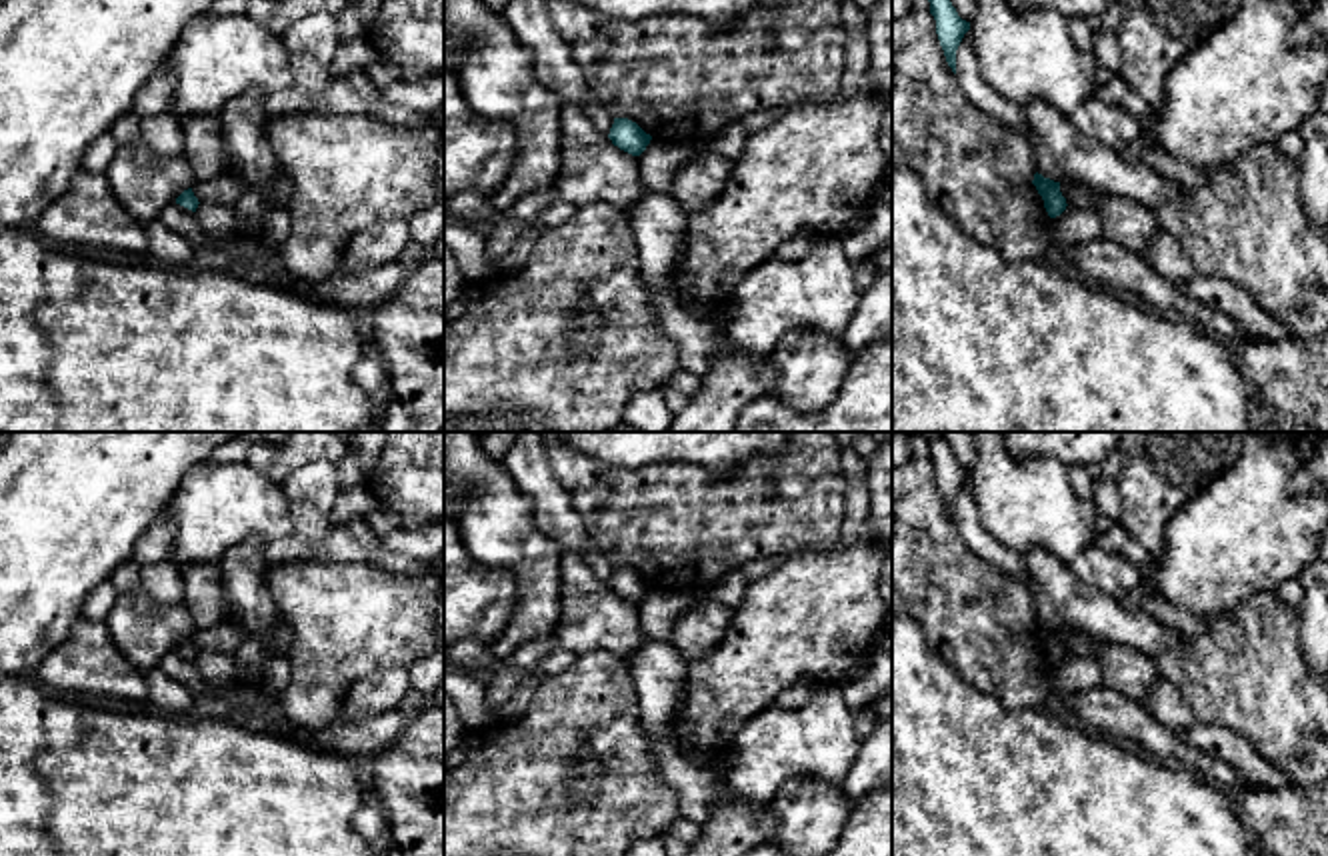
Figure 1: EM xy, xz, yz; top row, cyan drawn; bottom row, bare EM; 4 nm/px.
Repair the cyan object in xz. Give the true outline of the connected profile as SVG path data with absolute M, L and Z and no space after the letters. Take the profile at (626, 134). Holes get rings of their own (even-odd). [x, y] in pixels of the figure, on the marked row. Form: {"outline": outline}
{"outline": "M614 118L608 138L614 146L632 156L640 156L652 140L650 134L646 134L636 122L628 118Z"}

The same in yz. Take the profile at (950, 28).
{"outline": "M928 0L930 14L936 20L936 34L944 50L946 62L956 74L956 50L970 30L970 22L962 20L950 0Z"}

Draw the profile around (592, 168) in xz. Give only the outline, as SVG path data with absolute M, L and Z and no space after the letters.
M562 104L560 142L558 196L576 208L612 204L630 216L644 190L638 156L614 146L584 108L572 104Z

